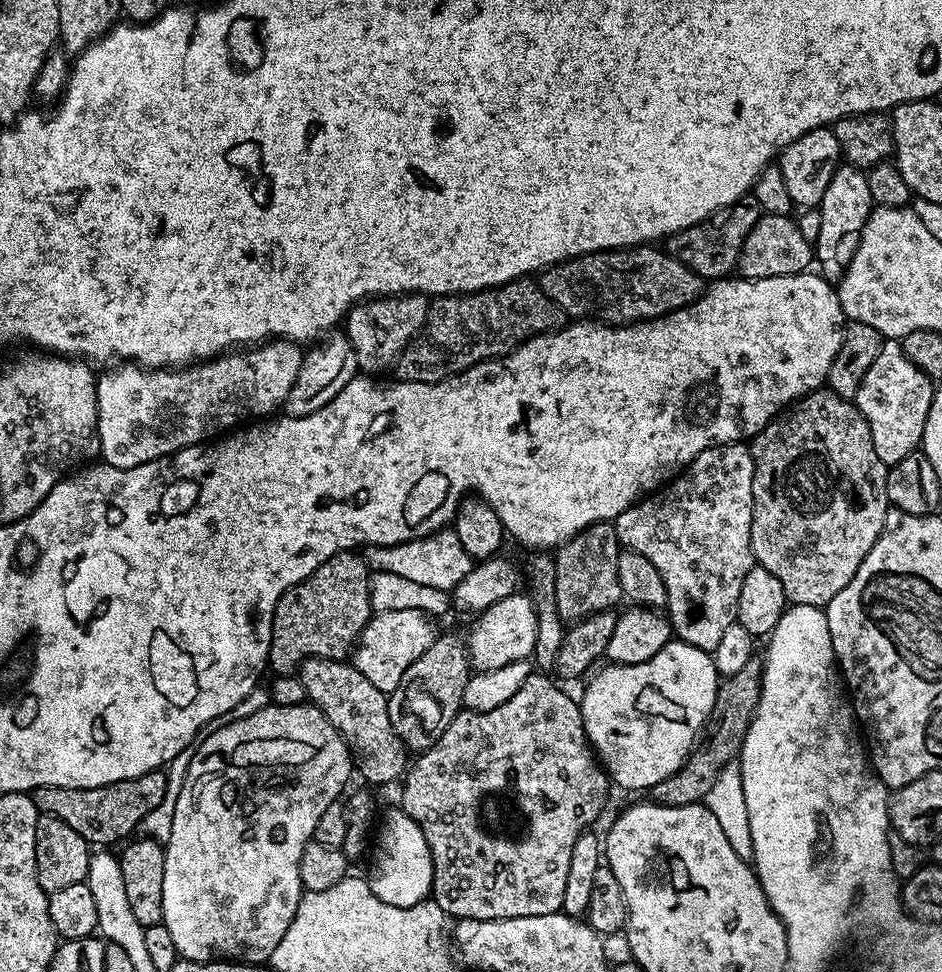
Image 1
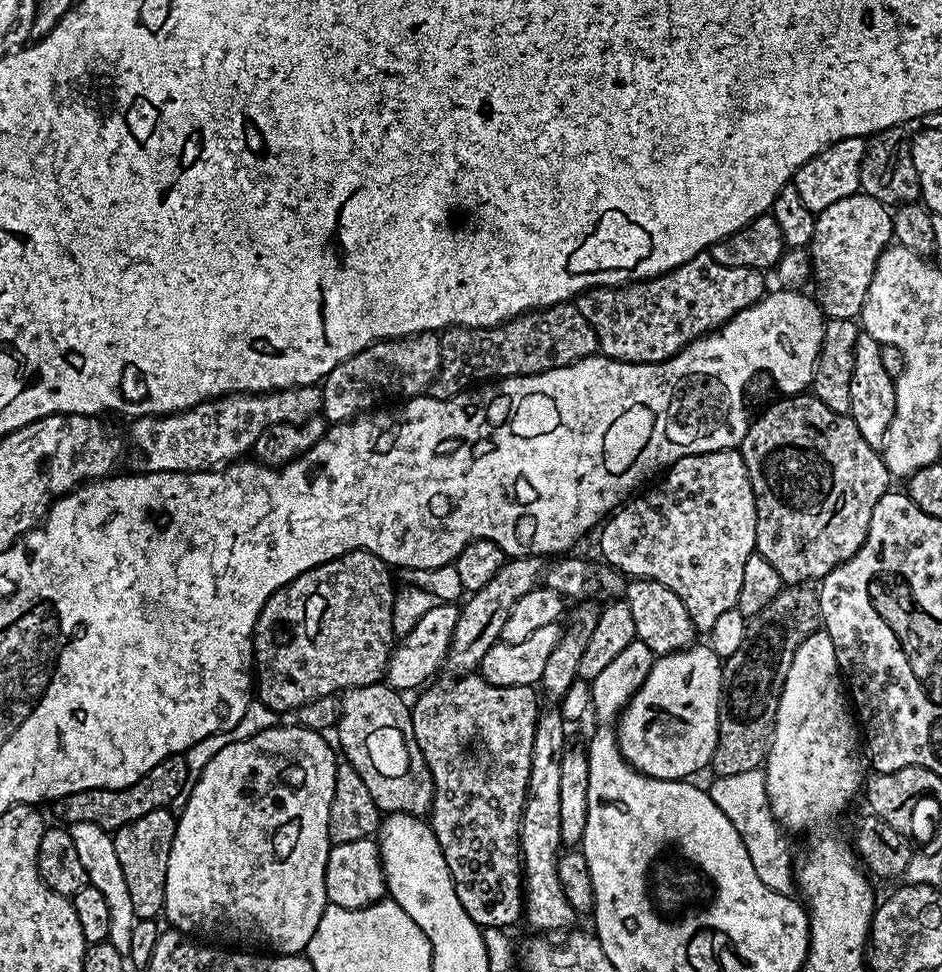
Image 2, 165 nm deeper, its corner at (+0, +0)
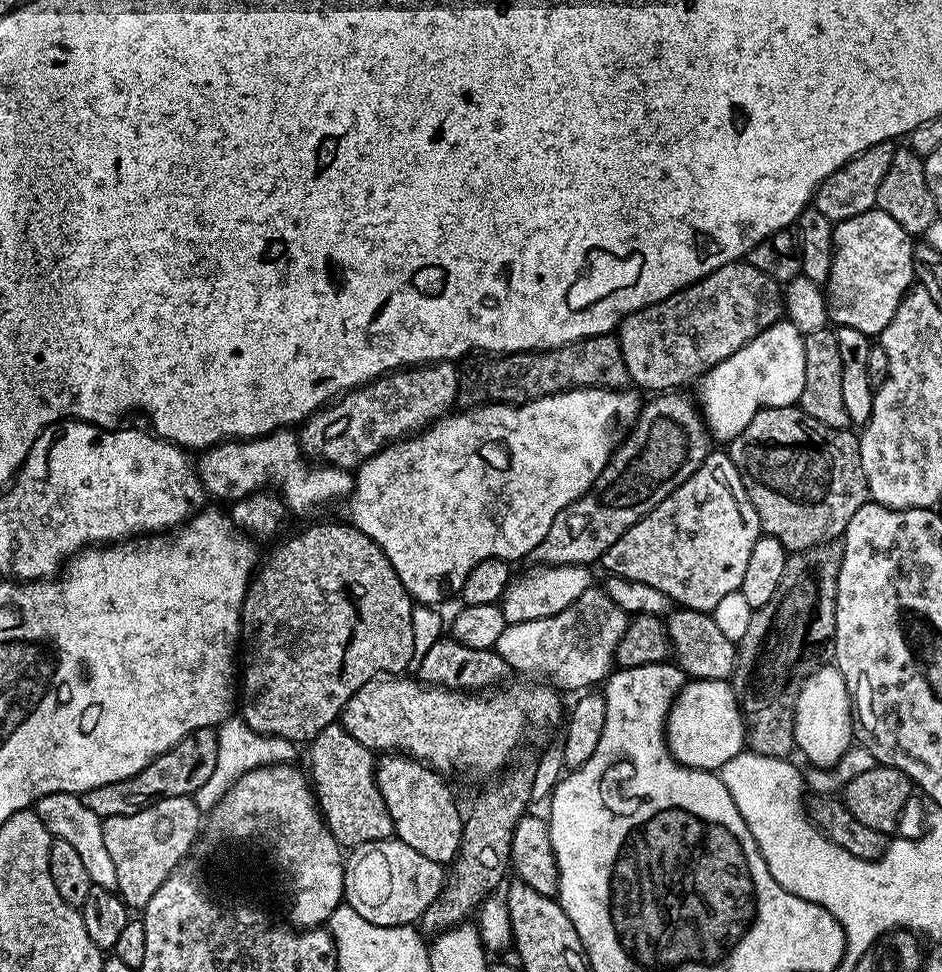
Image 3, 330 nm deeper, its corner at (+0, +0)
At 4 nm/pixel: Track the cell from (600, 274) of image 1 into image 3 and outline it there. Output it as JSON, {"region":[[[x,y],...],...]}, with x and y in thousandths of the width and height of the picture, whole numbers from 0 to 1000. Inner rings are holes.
{"region":[[[790,267],[762,274],[762,278],[749,282],[749,286],[723,296],[703,311],[669,323],[659,331],[656,349],[660,356],[660,368],[665,368],[668,392],[672,396],[676,395],[676,400],[685,399],[688,405],[709,405],[725,400],[722,399],[725,395],[734,396],[742,392],[744,387],[762,377],[762,372],[788,360],[792,352],[796,352],[809,340],[822,335],[831,325],[832,302],[821,284],[809,282],[809,278]]]}

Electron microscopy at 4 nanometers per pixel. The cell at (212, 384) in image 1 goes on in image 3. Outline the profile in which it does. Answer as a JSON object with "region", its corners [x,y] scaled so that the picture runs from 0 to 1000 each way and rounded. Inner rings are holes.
{"region":[[[295,440],[281,449],[272,449],[269,453],[240,453],[215,462],[211,469],[212,474],[209,472],[206,480],[212,487],[218,507],[241,516],[260,514],[268,507],[288,500],[290,503],[297,502],[293,504],[307,528],[315,527],[323,531],[356,514],[364,515],[374,507],[376,494],[366,483],[354,481],[345,476],[335,479],[340,481],[330,481],[323,462],[318,460],[317,448],[304,440]]]}

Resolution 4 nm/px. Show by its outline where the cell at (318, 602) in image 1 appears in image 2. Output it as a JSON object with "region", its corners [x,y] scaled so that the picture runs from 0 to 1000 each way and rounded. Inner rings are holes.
{"region":[[[368,568],[365,572],[360,572],[358,576],[351,576],[345,580],[340,580],[327,588],[321,590],[312,599],[308,599],[304,604],[295,606],[286,615],[278,632],[272,641],[272,650],[268,653],[268,669],[270,672],[270,712],[274,717],[275,723],[287,726],[294,735],[313,734],[314,729],[320,728],[325,722],[333,722],[333,718],[351,716],[364,713],[367,708],[379,708],[390,704],[398,704],[409,694],[412,686],[412,676],[416,674],[418,666],[418,651],[416,645],[416,624],[418,623],[421,602],[416,602],[417,585],[406,574],[401,574],[396,568]]]}

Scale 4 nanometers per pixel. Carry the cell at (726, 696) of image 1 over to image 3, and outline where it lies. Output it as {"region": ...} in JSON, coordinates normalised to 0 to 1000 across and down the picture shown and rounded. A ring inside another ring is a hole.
{"region":[[[876,558],[866,560],[863,564],[857,564],[850,568],[840,569],[834,578],[834,586],[830,591],[830,599],[826,599],[826,607],[822,607],[822,615],[817,615],[817,619],[813,619],[813,623],[801,627],[796,636],[796,645],[792,648],[792,652],[788,652],[788,656],[783,660],[781,668],[781,688],[777,691],[775,703],[781,721],[786,723],[786,734],[790,736],[792,746],[792,765],[797,773],[805,776],[813,776],[822,780],[840,779],[845,770],[845,760],[843,759],[843,730],[845,729],[845,719],[849,713],[849,707],[854,704],[856,697],[862,692],[872,682],[875,670],[880,670],[881,664],[884,662],[887,653],[887,612],[890,611],[890,586],[894,582],[894,570],[896,569],[895,559]]]}

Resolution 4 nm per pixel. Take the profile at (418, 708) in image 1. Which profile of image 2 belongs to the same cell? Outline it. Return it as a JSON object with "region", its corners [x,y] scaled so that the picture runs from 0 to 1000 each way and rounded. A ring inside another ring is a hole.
{"region":[[[545,572],[536,575],[533,586],[512,603],[512,607],[500,610],[488,621],[486,644],[482,644],[482,656],[476,667],[473,680],[475,690],[480,693],[501,693],[506,690],[520,665],[532,662],[533,644],[537,644],[537,636],[541,636],[541,628],[554,611],[563,611],[579,591],[580,576],[576,572]]]}

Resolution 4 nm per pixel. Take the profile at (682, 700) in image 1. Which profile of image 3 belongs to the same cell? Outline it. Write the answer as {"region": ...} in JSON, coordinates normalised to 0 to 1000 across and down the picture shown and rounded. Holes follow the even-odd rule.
{"region":[[[731,699],[722,713],[718,715],[718,721],[709,731],[709,739],[705,747],[705,760],[709,762],[709,775],[730,790],[743,790],[747,794],[760,794],[775,780],[779,780],[792,770],[792,746],[790,736],[786,734],[786,723],[781,721],[781,715],[773,700],[736,700]]]}

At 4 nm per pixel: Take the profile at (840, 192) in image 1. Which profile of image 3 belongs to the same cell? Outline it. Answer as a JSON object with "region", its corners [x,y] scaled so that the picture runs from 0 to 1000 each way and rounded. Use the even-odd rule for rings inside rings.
{"region":[[[935,214],[919,216],[919,220],[907,220],[907,224],[891,227],[885,234],[885,267],[881,274],[881,286],[877,293],[879,328],[884,334],[915,340],[924,348],[933,347],[945,335],[958,307],[970,292],[972,272],[968,267],[969,244],[964,242],[945,220]]]}

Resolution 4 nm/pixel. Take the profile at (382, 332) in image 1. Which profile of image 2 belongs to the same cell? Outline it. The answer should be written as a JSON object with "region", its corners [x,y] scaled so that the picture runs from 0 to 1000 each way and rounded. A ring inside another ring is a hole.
{"region":[[[441,342],[437,346],[425,346],[421,350],[401,350],[379,366],[367,368],[342,392],[342,427],[349,437],[368,436],[379,428],[407,417],[409,414],[428,414],[449,407],[458,400],[469,372],[469,352],[461,342]]]}

